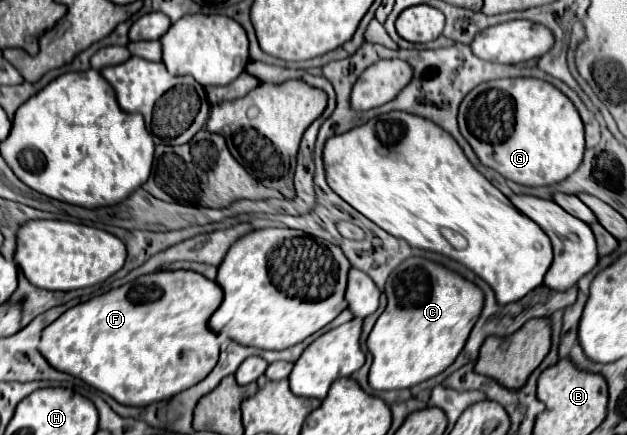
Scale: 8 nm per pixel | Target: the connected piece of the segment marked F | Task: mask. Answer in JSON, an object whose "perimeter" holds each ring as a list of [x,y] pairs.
{"perimeter":[[[162,270],[162,272],[154,272],[154,274],[146,274],[146,276],[140,276],[136,282],[130,282],[130,284],[124,284],[120,288],[114,288],[106,294],[100,294],[96,298],[90,298],[88,302],[82,302],[82,304],[76,304],[74,308],[66,310],[58,320],[54,320],[50,326],[44,328],[42,332],[42,342],[40,342],[40,354],[60,372],[66,372],[66,374],[72,374],[80,380],[84,380],[86,384],[90,384],[92,388],[112,396],[116,402],[124,404],[124,406],[148,406],[152,402],[158,402],[158,400],[164,400],[164,398],[172,398],[176,396],[178,392],[194,386],[196,382],[204,380],[208,376],[208,372],[216,366],[218,362],[218,352],[220,352],[220,344],[216,340],[216,334],[208,328],[208,318],[212,316],[212,312],[220,306],[222,302],[222,288],[204,278],[202,274],[198,272],[192,272],[192,270]]]}

